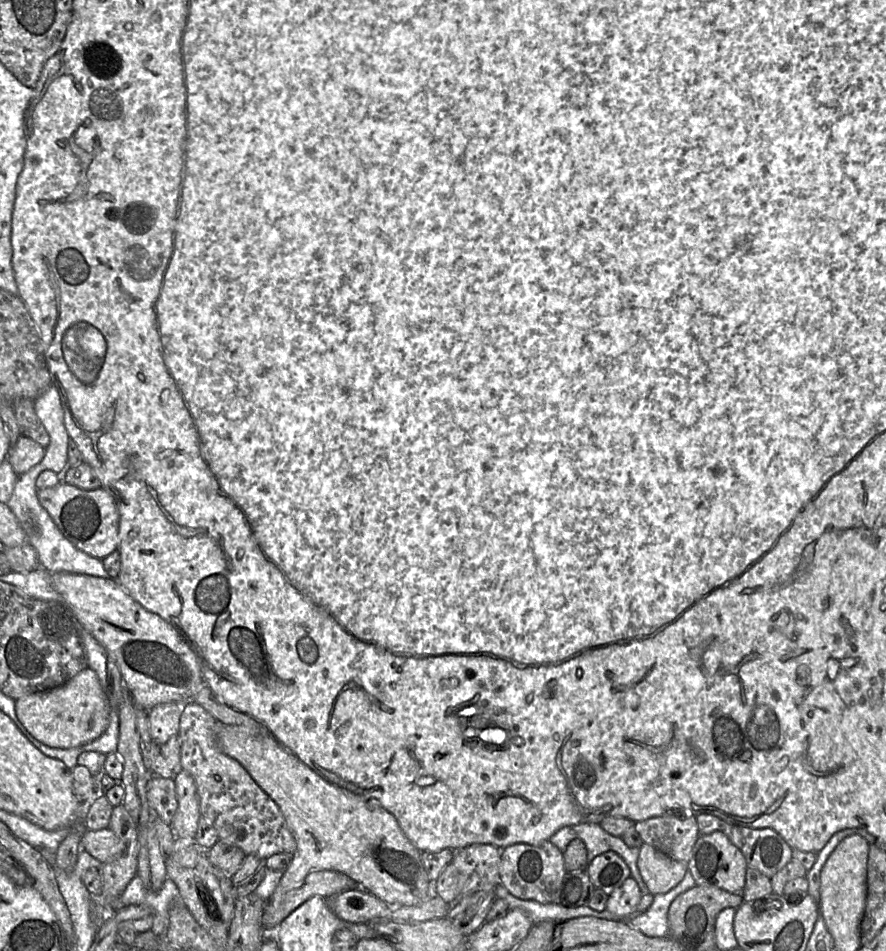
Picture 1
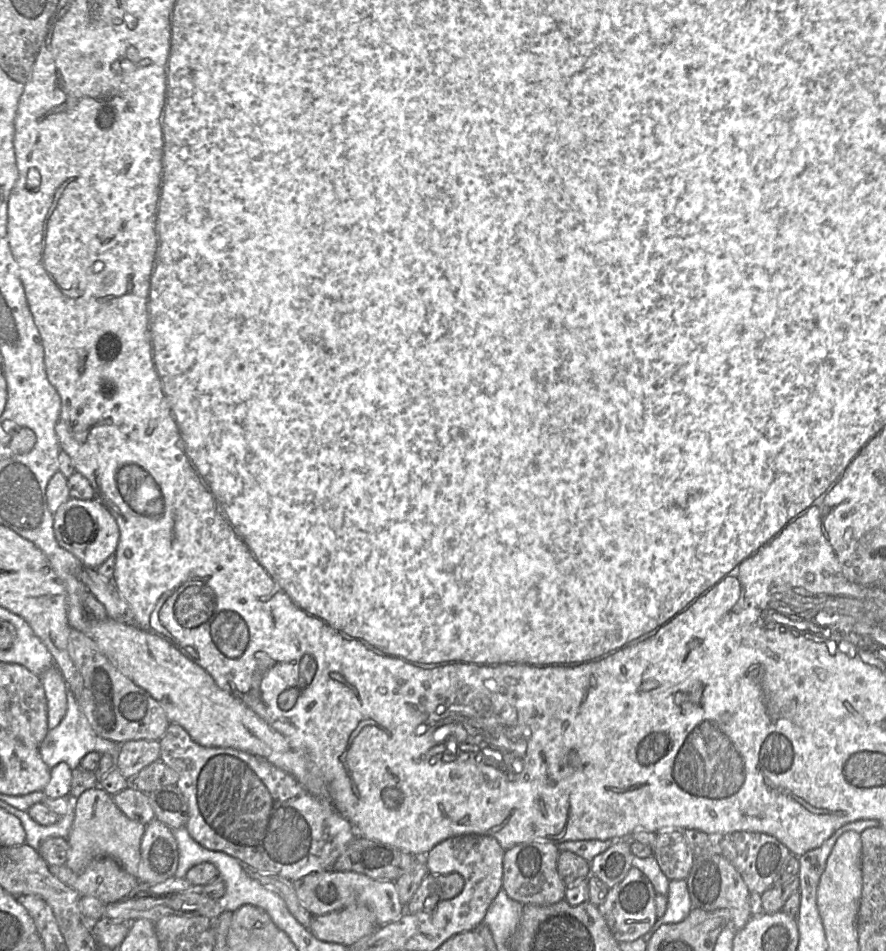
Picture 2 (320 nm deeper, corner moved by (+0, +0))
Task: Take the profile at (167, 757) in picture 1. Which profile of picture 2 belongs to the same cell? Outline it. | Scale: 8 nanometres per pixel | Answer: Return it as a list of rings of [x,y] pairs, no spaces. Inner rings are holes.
[[[133,740],[121,744],[115,756],[116,769],[127,780],[132,780],[143,768],[160,760],[157,740]]]

